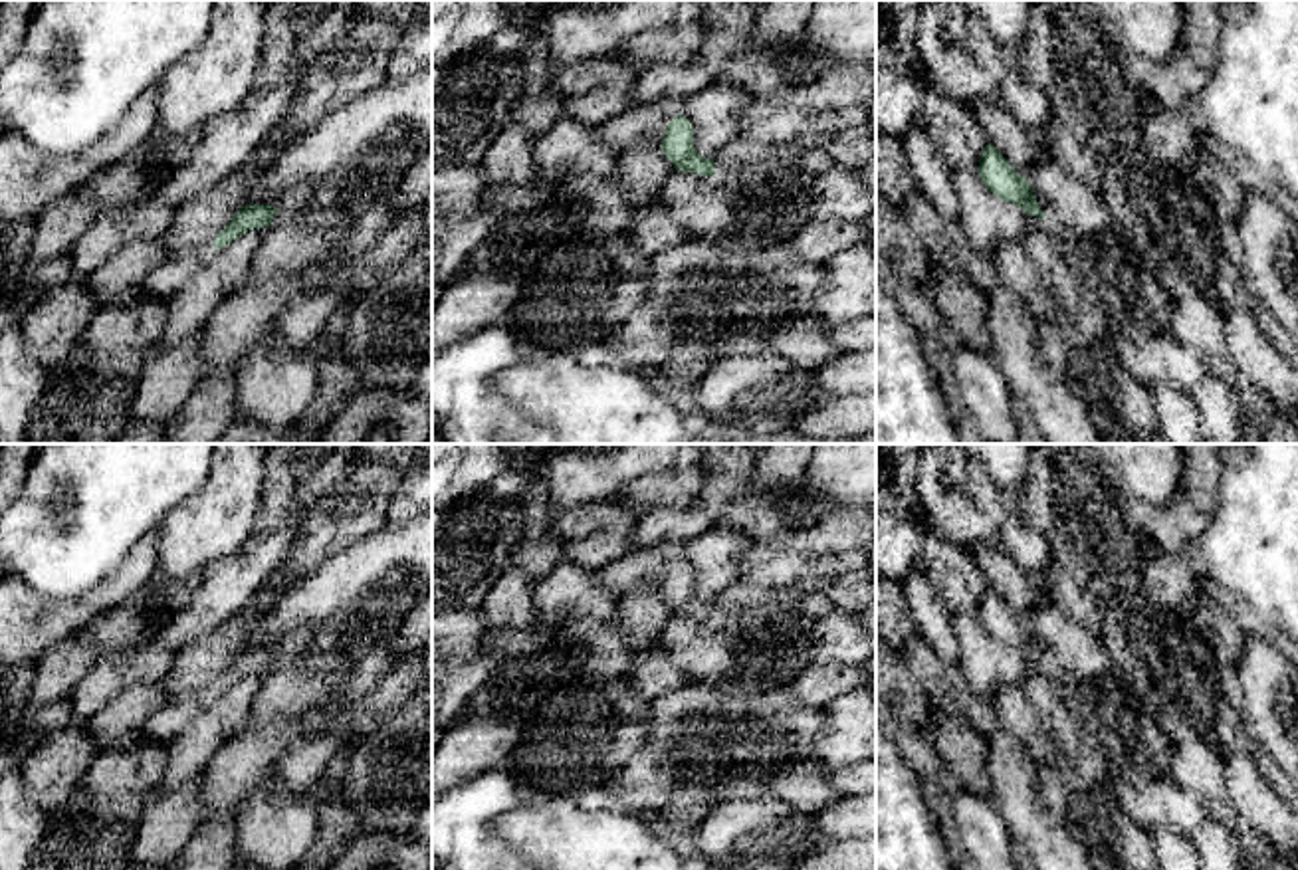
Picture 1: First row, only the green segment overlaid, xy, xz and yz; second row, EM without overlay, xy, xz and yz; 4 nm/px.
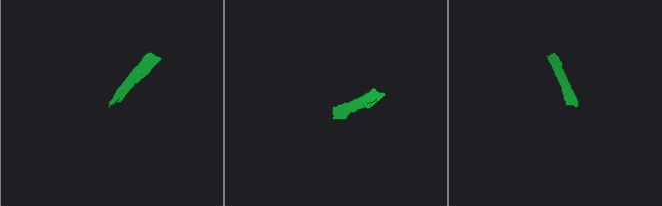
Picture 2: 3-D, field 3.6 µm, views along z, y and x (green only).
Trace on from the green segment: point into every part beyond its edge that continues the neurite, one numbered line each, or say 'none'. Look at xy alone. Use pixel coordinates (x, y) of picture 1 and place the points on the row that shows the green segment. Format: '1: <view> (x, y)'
1: xy (163, 282)

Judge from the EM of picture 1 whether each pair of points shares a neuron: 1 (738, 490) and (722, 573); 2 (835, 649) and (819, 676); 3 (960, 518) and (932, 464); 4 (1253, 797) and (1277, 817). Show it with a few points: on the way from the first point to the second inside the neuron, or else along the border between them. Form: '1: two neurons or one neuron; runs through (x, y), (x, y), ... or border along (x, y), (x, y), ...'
1: two neurons; border along (716, 524), (744, 532), (752, 540)
2: two neurons; border along (809, 656), (821, 662), (855, 666)
3: one neuron; runs through (946, 504), (938, 496), (932, 478)
4: one neuron; runs through (1259, 803), (1271, 815)

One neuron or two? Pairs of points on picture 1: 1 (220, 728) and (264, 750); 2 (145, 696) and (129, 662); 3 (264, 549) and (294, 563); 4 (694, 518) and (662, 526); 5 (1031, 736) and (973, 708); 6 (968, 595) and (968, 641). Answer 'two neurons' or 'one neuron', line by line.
1: two neurons
2: two neurons
3: two neurons
4: one neuron
5: two neurons
6: two neurons

